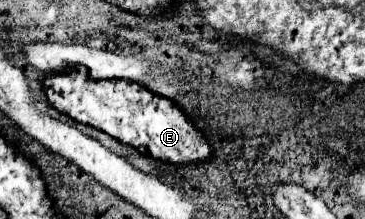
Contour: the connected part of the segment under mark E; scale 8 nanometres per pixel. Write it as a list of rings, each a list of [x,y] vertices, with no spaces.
[[[79,67],[75,73],[69,71],[69,75],[47,75],[43,85],[53,109],[77,123],[105,131],[143,155],[169,163],[193,163],[205,161],[211,153],[207,139],[193,127],[193,123],[189,123],[181,109],[177,109],[169,99],[155,95],[137,83],[129,83],[125,79],[95,81],[85,75],[85,67]]]

